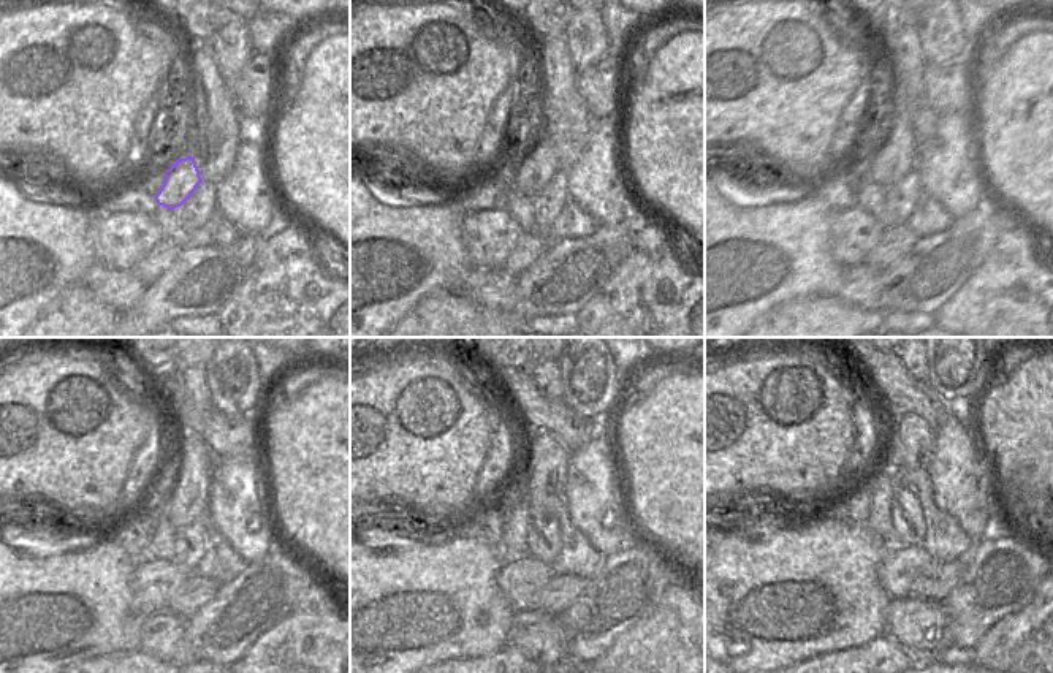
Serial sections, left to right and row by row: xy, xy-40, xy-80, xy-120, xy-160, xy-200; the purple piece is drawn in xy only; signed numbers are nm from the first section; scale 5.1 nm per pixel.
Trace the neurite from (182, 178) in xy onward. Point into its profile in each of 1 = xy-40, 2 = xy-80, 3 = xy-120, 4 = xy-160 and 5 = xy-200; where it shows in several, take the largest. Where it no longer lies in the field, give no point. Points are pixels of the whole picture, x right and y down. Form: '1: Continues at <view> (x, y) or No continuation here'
1: Continues at xy-40 (534, 168)
2: Continues at xy-80 (895, 152)
3: Continues at xy-120 (187, 499)
4: Continues at xy-160 (540, 485)
5: Continues at xy-200 (892, 444)

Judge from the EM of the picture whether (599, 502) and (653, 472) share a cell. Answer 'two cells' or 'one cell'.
two cells

